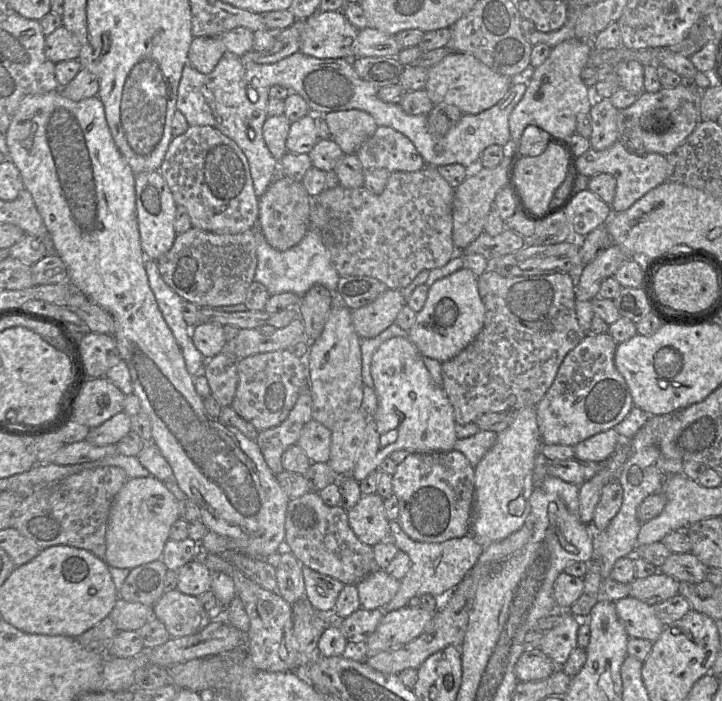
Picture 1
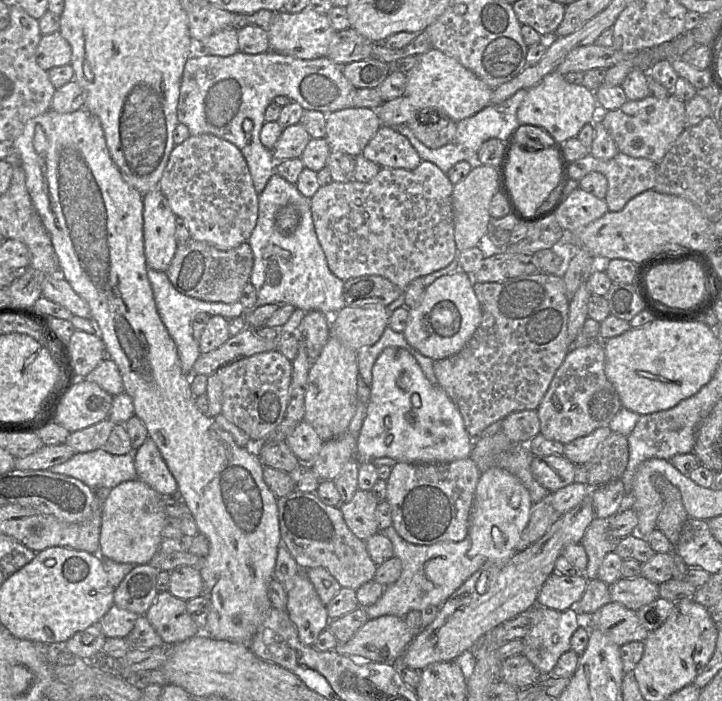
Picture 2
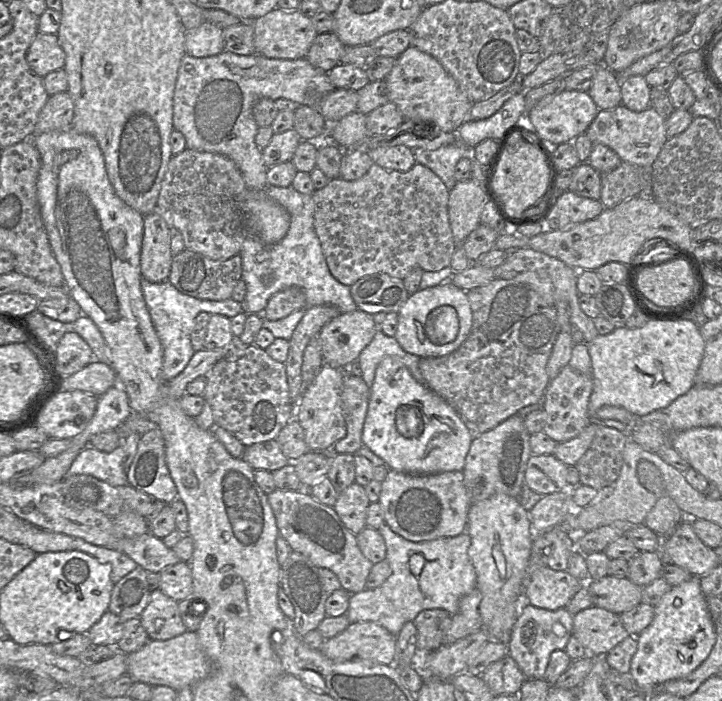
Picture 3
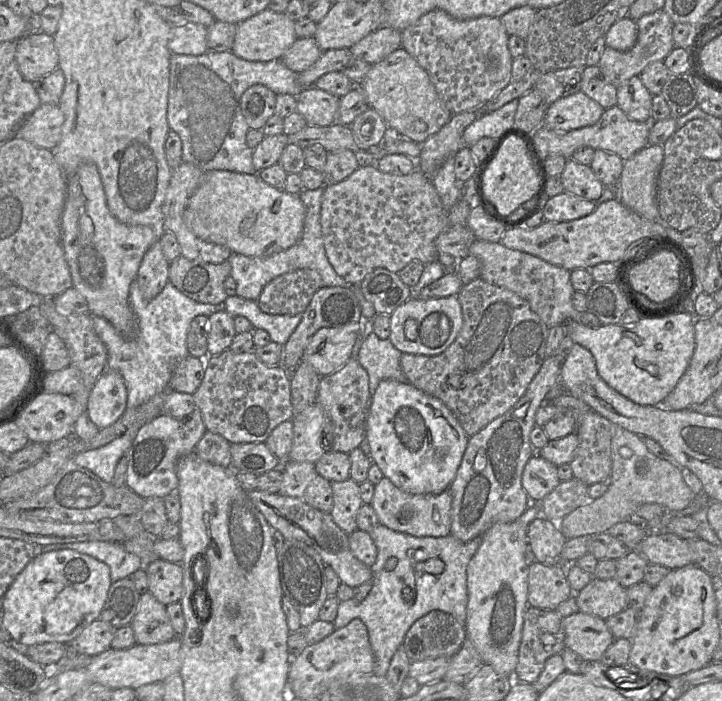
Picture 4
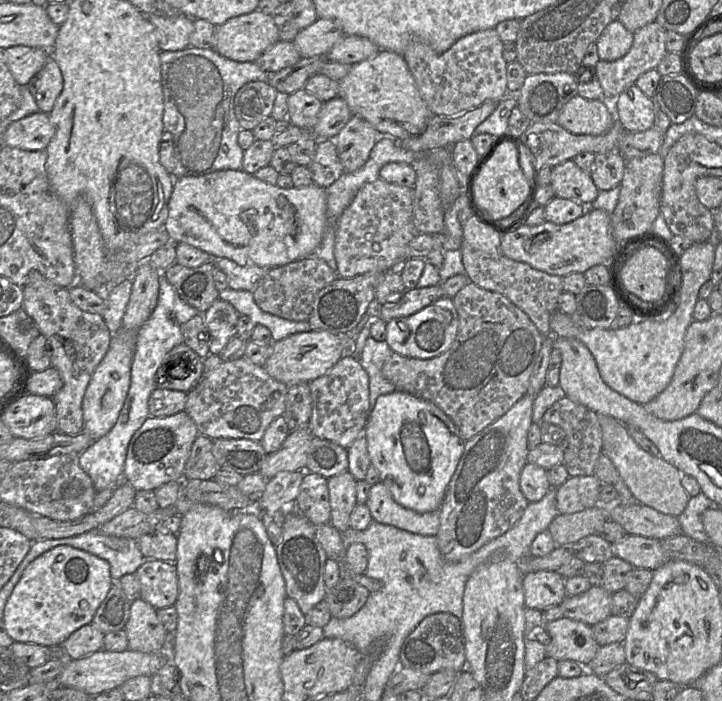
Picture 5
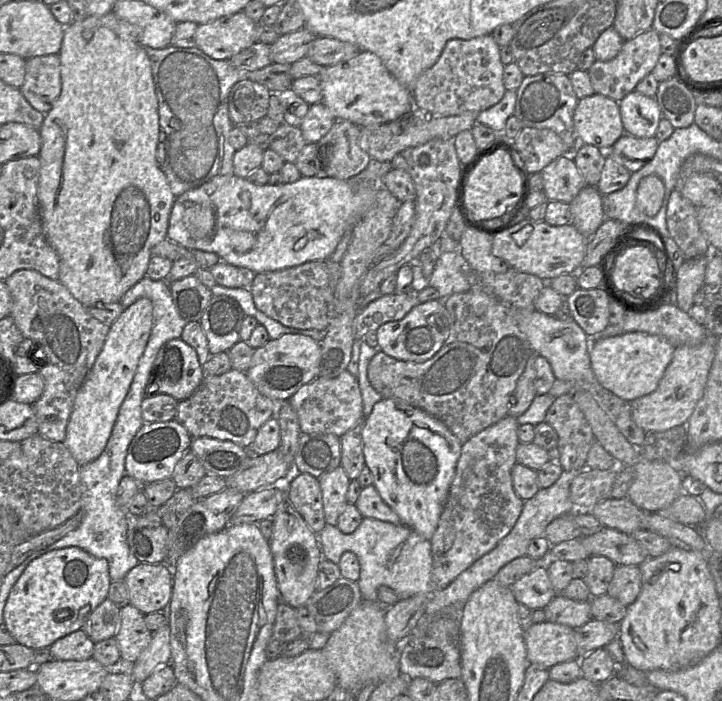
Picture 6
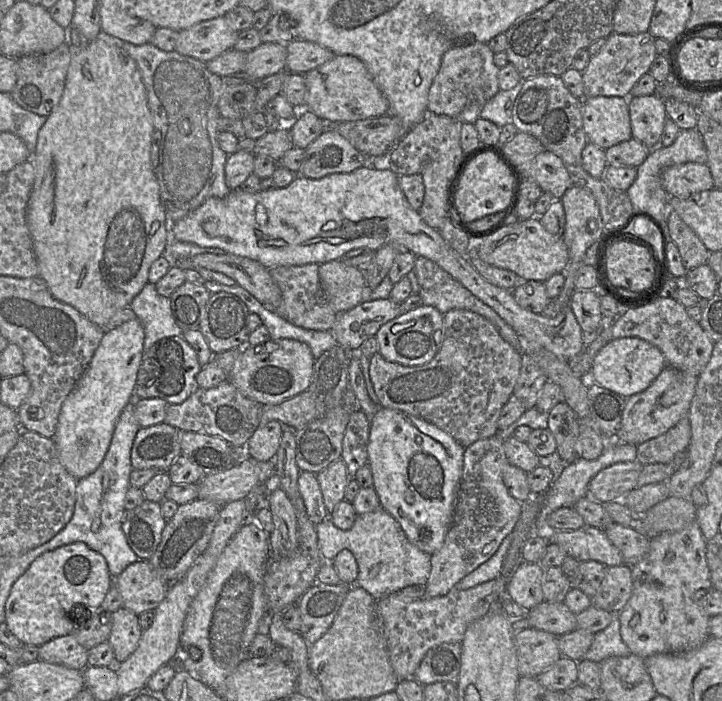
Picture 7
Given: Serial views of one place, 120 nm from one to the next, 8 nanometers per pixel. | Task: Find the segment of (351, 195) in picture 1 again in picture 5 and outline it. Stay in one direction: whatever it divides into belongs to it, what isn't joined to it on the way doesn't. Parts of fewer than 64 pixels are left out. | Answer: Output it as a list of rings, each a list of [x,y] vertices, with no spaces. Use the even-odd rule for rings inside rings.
[[[378,178],[361,187],[337,222],[334,256],[339,278],[398,269],[406,261],[406,247],[418,235],[413,216],[413,188]]]

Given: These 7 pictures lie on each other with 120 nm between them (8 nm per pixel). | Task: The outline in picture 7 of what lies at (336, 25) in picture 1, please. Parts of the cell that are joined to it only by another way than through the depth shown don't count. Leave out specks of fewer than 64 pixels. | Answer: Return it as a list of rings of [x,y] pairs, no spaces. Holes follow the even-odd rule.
[[[224,17],[202,21],[189,28],[179,31],[175,51],[206,63],[218,57],[225,51],[233,49],[239,32],[241,31],[233,30]]]

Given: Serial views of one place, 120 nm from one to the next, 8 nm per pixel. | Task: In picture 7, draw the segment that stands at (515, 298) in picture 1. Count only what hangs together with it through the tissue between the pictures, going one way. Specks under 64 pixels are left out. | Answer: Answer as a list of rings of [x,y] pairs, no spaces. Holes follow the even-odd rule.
[[[453,309],[446,312],[442,332],[440,348],[428,363],[420,366],[403,366],[385,360],[377,352],[370,358],[369,377],[381,407],[429,422],[466,448],[498,432],[497,421],[502,408],[513,393],[520,373],[522,356],[501,337],[492,323],[469,310]]]

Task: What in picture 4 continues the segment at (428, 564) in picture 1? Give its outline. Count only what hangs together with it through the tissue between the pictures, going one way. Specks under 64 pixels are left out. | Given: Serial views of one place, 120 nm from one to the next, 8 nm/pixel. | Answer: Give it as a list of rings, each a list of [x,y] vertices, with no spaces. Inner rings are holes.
[[[380,523],[368,533],[377,547],[376,561],[370,567],[372,589],[362,601],[357,601],[354,597],[341,601],[333,624],[335,630],[346,626],[353,619],[360,619],[366,625],[375,659],[373,673],[383,677],[406,633],[419,618],[438,610],[452,615],[465,627],[468,603],[467,566],[481,545],[482,537],[478,536],[467,542],[451,535],[415,537],[391,530]],[[392,558],[396,560],[396,566],[388,571],[385,565]],[[434,558],[443,561],[445,567],[442,573],[424,573],[418,576],[415,563]]]

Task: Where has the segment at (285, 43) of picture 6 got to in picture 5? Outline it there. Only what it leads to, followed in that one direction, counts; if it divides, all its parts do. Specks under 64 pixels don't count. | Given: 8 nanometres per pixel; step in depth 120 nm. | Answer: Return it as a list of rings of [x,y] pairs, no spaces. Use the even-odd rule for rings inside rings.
[[[318,18],[310,26],[300,30],[292,41],[302,58],[325,56],[346,35],[333,20]]]

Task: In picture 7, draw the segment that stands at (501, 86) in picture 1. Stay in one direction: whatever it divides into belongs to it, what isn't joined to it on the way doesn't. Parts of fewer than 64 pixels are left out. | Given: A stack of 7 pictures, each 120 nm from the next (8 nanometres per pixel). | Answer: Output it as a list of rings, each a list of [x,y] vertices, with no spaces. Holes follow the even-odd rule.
[[[335,55],[323,65],[304,74],[306,106],[326,123],[364,120],[389,112],[389,102],[376,86],[365,64],[351,55]]]

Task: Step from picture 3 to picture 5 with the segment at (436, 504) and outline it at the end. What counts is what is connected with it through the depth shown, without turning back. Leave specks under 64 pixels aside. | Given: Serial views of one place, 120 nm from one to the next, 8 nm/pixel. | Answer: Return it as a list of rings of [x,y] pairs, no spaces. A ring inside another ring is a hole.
[[[379,482],[372,485],[366,501],[374,521],[413,534],[436,536],[440,526],[439,510],[419,513],[396,503],[388,488]]]

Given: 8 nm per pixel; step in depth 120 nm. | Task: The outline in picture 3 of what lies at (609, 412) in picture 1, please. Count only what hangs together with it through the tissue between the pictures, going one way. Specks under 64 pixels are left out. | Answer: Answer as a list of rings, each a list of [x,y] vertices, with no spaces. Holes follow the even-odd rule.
[[[569,365],[565,366],[546,388],[542,400],[542,409],[546,413],[542,431],[556,443],[576,437],[591,423],[589,415],[589,399],[593,390],[591,374],[583,374]]]

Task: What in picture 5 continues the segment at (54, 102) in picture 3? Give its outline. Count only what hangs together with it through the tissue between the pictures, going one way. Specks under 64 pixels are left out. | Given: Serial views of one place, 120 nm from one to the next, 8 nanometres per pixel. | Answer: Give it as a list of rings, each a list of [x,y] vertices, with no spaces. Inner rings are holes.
[[[38,111],[11,123],[3,137],[3,146],[37,151],[46,149],[55,134],[48,114]]]

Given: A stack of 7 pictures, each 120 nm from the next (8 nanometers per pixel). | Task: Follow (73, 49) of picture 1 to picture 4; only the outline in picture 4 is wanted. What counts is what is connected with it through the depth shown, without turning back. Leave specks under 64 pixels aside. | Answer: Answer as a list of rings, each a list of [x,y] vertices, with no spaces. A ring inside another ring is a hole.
[[[35,30],[17,40],[16,62],[23,78],[39,81],[59,66],[54,37]]]

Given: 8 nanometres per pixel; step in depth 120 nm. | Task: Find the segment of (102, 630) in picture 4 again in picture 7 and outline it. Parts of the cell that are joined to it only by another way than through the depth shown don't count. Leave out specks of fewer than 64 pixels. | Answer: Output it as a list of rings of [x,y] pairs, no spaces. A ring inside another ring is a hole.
[[[72,634],[57,637],[38,647],[38,660],[83,671],[88,666],[88,650]]]

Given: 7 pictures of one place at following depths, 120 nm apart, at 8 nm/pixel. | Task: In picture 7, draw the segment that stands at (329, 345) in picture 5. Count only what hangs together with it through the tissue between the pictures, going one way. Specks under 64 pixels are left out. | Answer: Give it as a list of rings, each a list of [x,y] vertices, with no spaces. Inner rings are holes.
[[[269,339],[241,349],[228,380],[245,396],[261,405],[276,405],[306,391],[312,381],[315,359],[309,346],[294,339]]]

